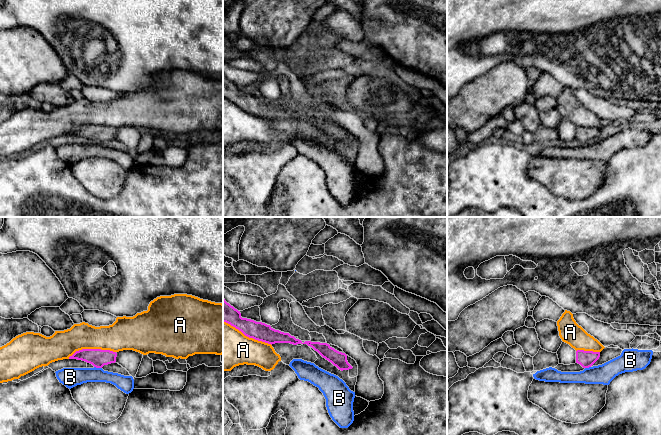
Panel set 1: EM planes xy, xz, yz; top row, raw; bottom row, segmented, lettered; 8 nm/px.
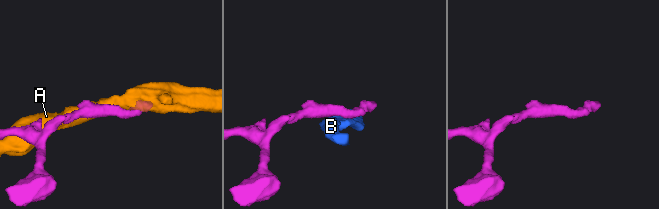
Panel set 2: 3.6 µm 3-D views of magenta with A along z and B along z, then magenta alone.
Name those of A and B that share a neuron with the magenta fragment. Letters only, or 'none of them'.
none of them

